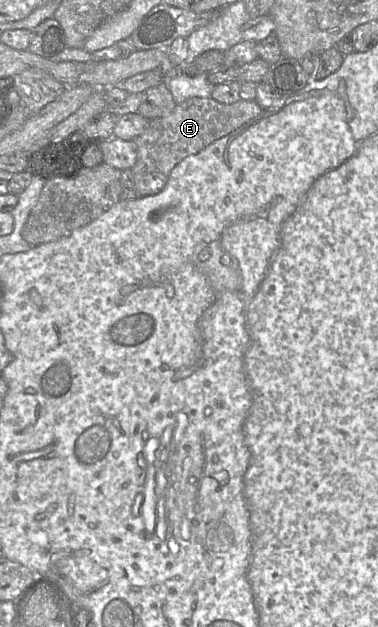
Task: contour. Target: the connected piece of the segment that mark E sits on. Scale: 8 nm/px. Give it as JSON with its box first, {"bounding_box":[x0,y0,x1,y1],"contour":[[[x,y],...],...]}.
{"bounding_box":[132,97,262,196],"contour":[[[192,97],[167,116],[150,120],[145,130],[134,140],[137,159],[132,167],[134,189],[141,196],[158,194],[165,187],[171,171],[186,157],[194,155],[216,140],[239,130],[257,118],[262,108],[255,100],[238,100],[223,104],[210,98]]]}

